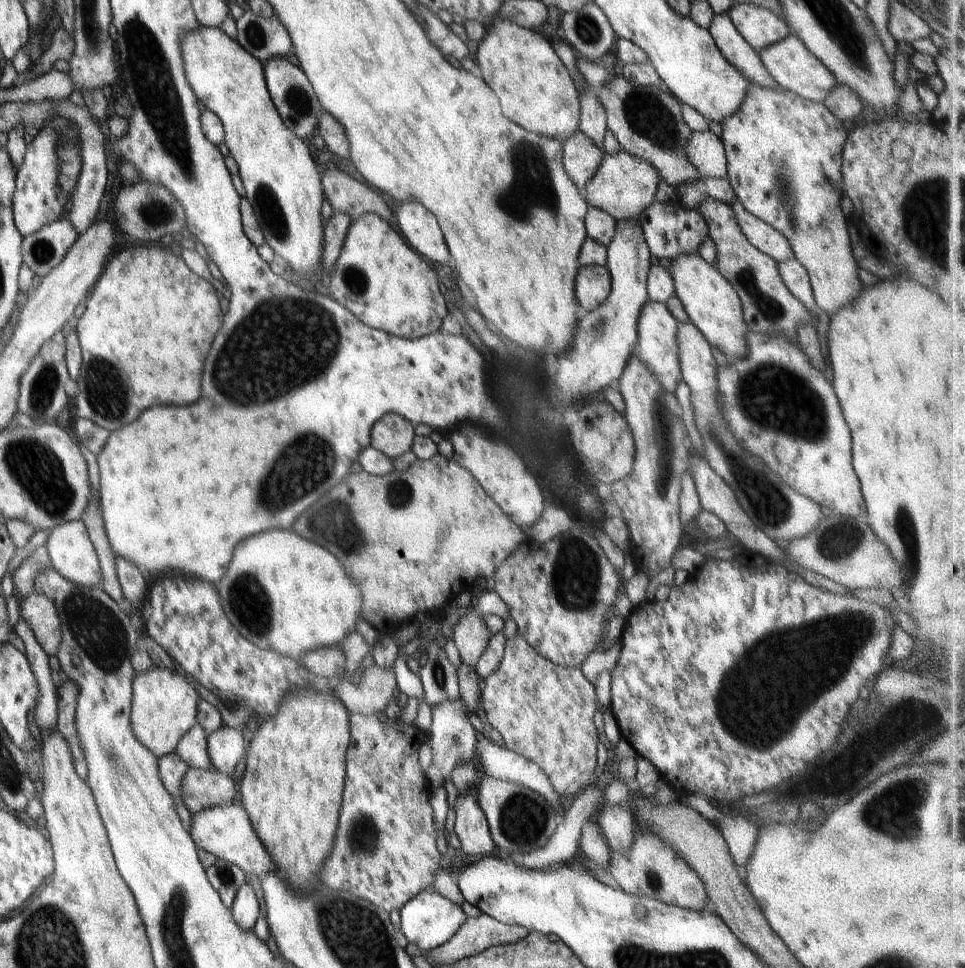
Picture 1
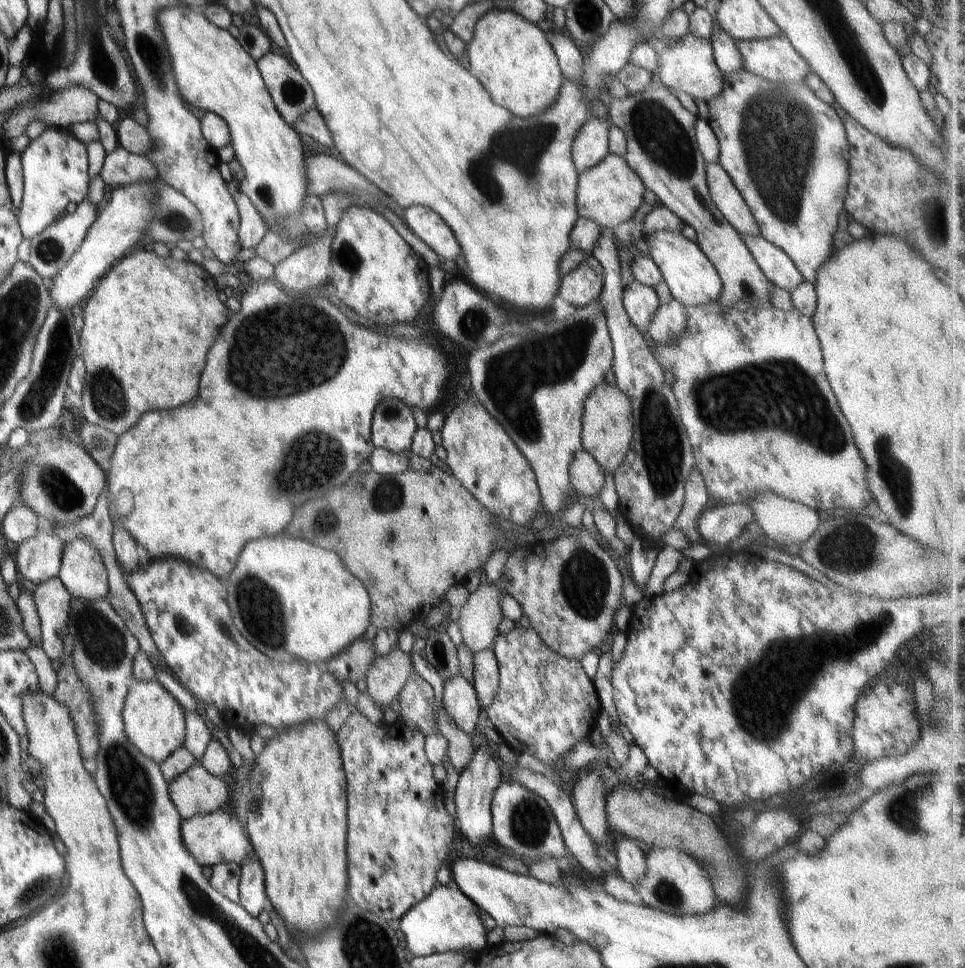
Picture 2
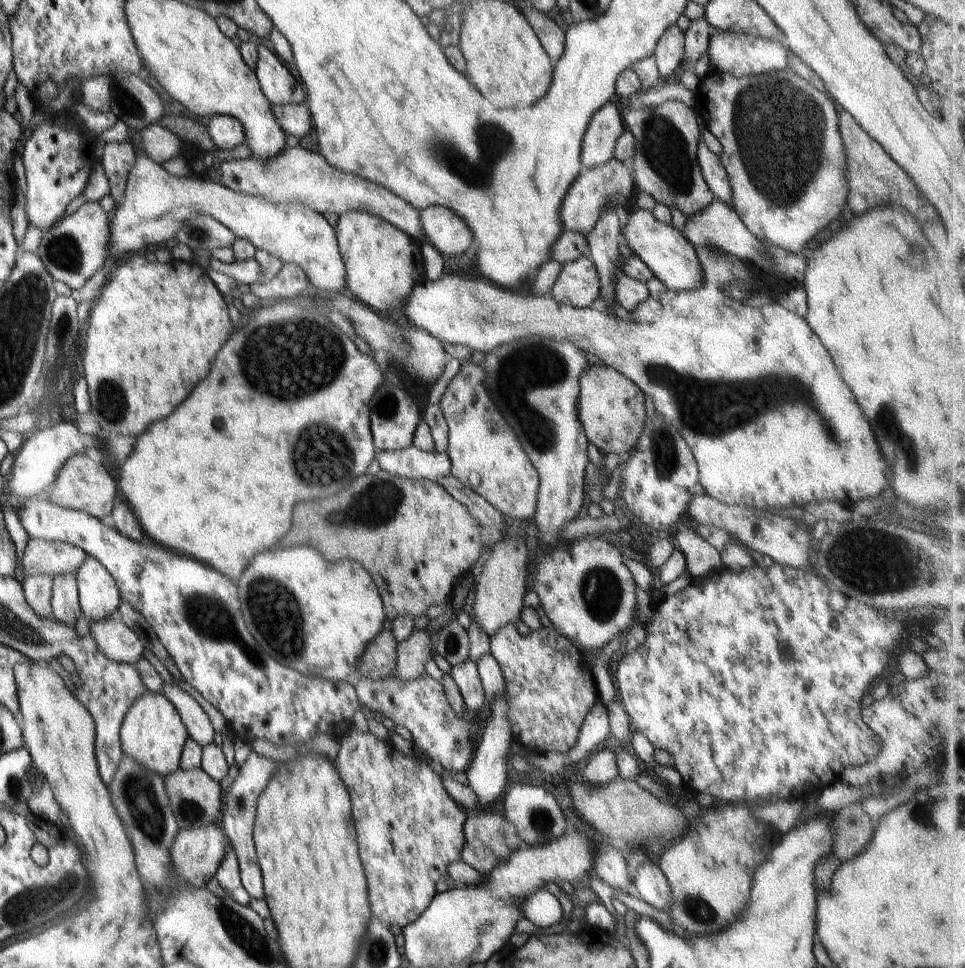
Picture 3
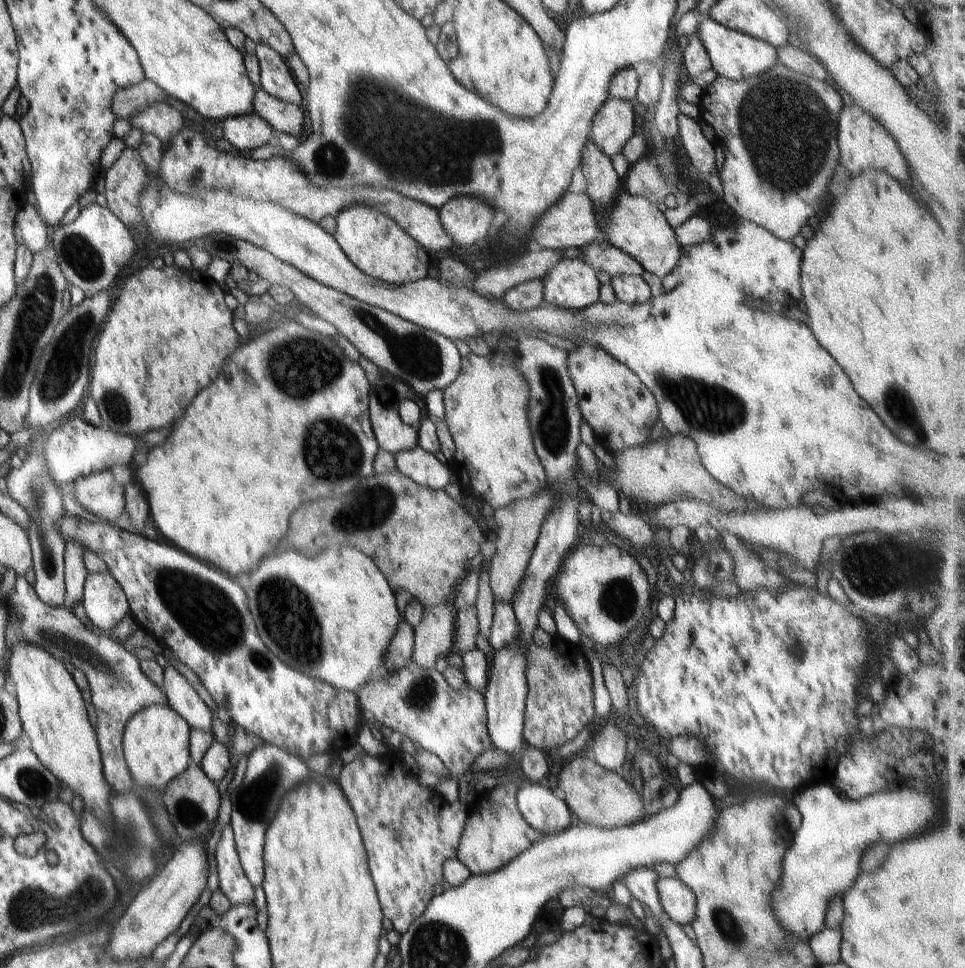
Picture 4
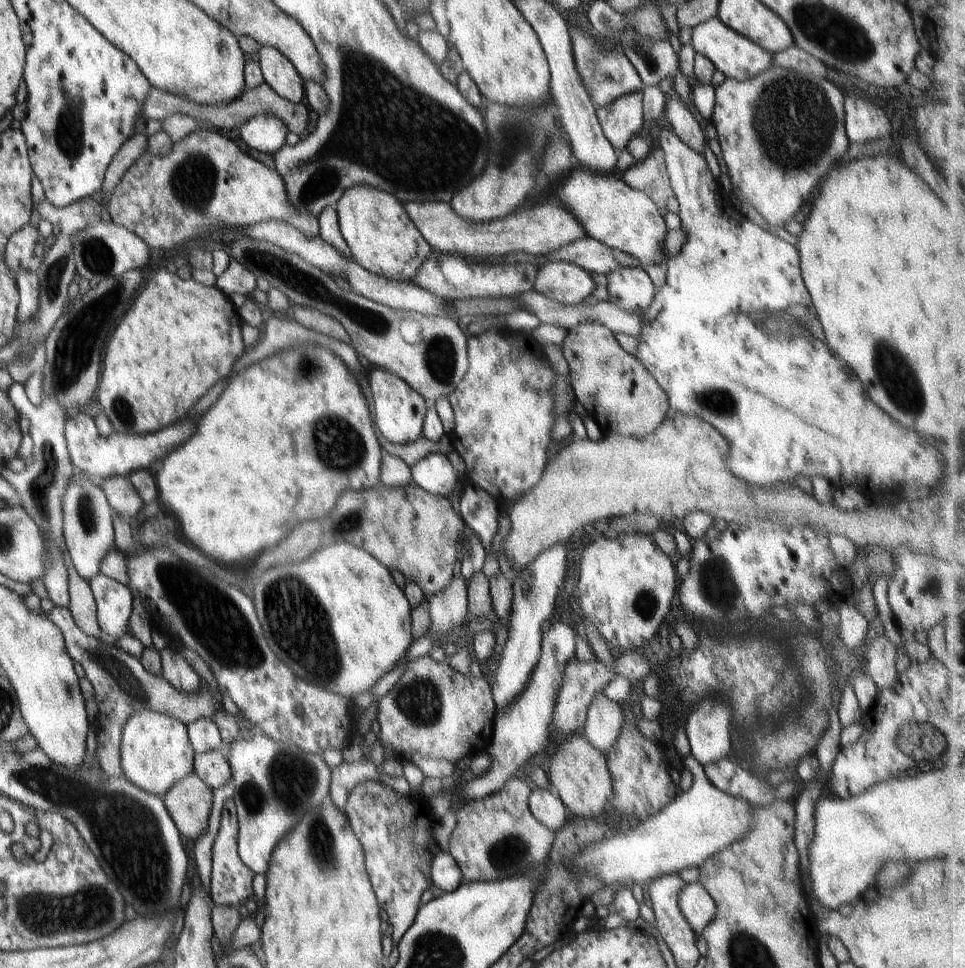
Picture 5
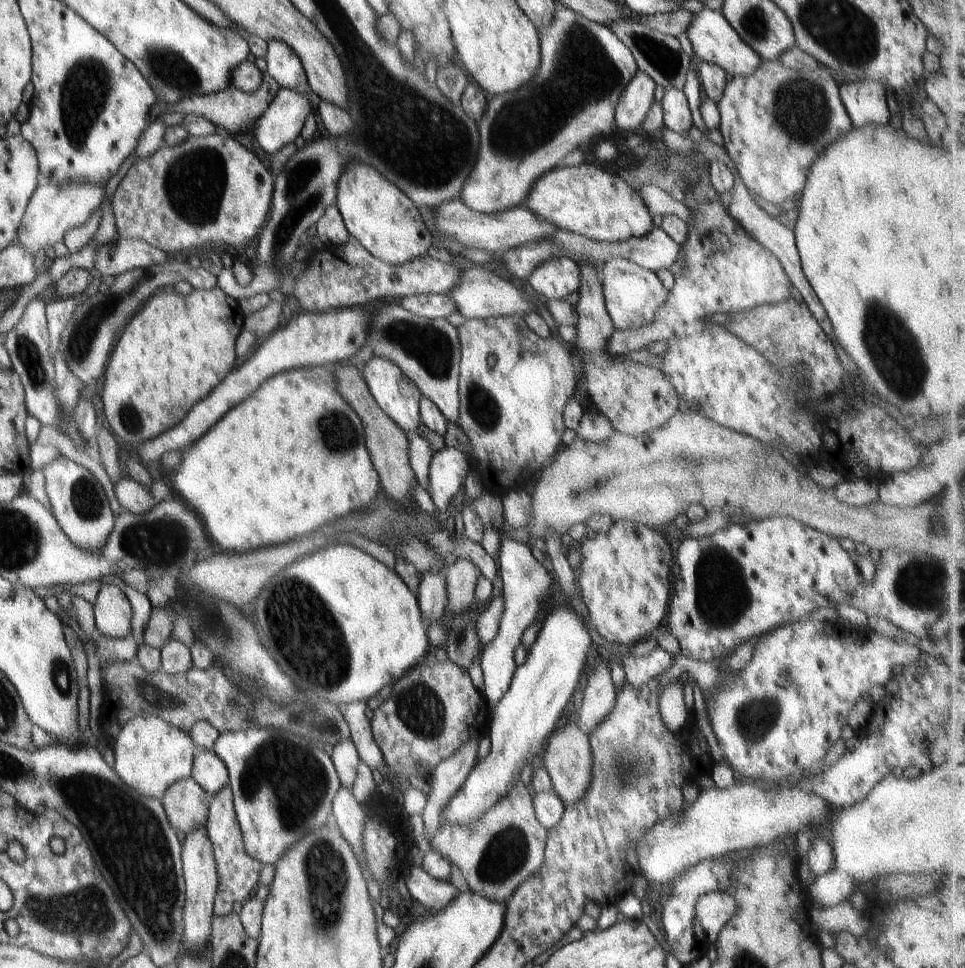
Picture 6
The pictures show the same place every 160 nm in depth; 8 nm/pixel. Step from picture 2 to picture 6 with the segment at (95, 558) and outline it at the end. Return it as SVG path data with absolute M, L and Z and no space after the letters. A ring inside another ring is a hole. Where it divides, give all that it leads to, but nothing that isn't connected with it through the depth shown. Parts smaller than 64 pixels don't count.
M101 584L93 605L93 615L102 635L121 639L131 634L133 608L118 587Z

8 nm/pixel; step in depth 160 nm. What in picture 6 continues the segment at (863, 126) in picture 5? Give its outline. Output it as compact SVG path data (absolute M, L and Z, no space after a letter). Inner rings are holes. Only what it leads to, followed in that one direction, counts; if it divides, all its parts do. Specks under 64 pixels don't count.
M852 80L839 87L843 105L856 128L868 123L886 124L890 121L888 102L892 96L889 89L875 80Z

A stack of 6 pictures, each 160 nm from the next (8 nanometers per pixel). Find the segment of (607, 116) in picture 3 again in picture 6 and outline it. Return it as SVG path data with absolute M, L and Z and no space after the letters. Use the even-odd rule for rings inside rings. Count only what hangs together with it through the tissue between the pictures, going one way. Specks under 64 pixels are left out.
M638 70L634 73L615 108L615 126L619 134L640 132L641 124L655 102L656 86L654 80L645 72Z

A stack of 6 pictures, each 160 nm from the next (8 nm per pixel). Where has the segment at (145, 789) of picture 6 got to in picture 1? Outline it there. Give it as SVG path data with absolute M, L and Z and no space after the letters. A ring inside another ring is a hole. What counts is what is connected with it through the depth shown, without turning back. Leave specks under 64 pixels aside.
M153 666L148 672L136 674L133 680L130 728L134 736L158 758L174 753L178 741L197 722L197 702L201 698L185 677L180 672Z

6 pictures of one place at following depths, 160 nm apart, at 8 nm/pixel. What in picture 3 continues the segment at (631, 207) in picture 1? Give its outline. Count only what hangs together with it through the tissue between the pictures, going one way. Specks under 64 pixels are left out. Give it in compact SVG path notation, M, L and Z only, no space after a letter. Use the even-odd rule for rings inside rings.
M616 157L593 168L582 168L577 180L574 180L564 195L564 200L559 208L563 232L582 233L587 237L606 205L621 209L631 196L632 186L634 186L631 173L629 168Z

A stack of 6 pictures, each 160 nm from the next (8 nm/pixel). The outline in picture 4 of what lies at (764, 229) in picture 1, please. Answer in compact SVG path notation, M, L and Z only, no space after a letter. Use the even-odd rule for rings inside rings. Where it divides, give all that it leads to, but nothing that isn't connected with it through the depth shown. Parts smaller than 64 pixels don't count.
M680 113L677 116L677 125L679 126L679 139L681 146L690 162L690 164L699 170L702 176L718 174L715 161L714 142L706 138L700 124L693 120L690 116Z

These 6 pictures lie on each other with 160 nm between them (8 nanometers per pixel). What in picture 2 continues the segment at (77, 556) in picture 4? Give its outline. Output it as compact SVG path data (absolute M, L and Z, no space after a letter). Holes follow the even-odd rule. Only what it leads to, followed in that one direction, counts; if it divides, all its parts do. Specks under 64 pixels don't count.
M60 577L37 585L32 593L41 618L41 646L48 658L57 663L64 645L62 639L68 632L69 610L73 596Z

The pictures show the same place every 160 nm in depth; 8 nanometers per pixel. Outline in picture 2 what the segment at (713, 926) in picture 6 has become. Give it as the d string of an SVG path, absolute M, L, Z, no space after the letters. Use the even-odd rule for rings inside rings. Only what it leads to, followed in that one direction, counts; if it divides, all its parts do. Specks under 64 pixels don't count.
M632 839L614 840L612 849L618 856L618 873L632 885L638 885L648 874L647 858Z

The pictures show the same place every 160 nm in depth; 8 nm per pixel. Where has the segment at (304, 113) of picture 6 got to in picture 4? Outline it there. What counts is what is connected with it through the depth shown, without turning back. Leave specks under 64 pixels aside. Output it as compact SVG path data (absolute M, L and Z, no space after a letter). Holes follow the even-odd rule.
M239 115L223 119L224 136L238 150L255 151L268 145L274 130L260 115Z

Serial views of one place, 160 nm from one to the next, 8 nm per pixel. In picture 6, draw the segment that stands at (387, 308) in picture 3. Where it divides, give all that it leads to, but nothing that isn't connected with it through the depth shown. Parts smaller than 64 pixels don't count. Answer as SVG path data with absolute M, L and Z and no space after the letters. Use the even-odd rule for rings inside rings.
M350 161L345 164L337 180L336 205L348 232L370 254L389 265L426 256L428 247L436 244L412 200L366 163Z

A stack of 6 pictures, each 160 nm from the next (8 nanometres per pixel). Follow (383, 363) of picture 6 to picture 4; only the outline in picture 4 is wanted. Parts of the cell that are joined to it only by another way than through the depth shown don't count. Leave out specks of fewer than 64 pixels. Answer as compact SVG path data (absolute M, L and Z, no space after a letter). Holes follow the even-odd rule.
M383 373L376 384L372 384L369 390L369 419L371 422L371 427L376 437L377 443L380 448L392 452L392 454L399 453L400 451L405 451L418 446L418 430L404 424L400 420L400 415L398 414L398 407L402 400L414 401L421 410L421 418L430 417L425 399L419 395L410 385L407 385L403 380L397 379L390 374Z

